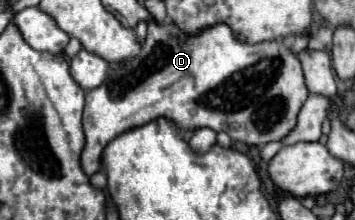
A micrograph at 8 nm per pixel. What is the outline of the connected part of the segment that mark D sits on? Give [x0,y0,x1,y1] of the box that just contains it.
[82,23,310,175]

